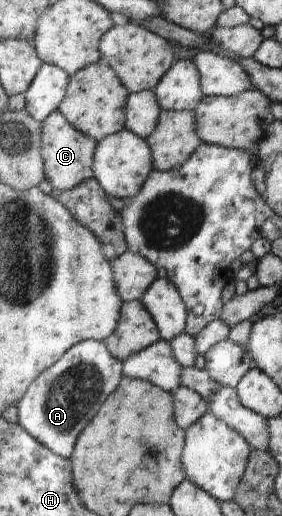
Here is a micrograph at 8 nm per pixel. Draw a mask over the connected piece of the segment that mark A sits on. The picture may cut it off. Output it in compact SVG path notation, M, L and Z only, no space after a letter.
M87 339L81 344L74 344L53 364L53 368L49 368L49 372L45 372L45 376L40 376L41 380L37 380L37 384L31 384L23 398L16 404L18 423L57 456L69 459L79 432L99 412L99 408L107 400L107 396L122 382L123 376L123 362L109 352L104 341Z

